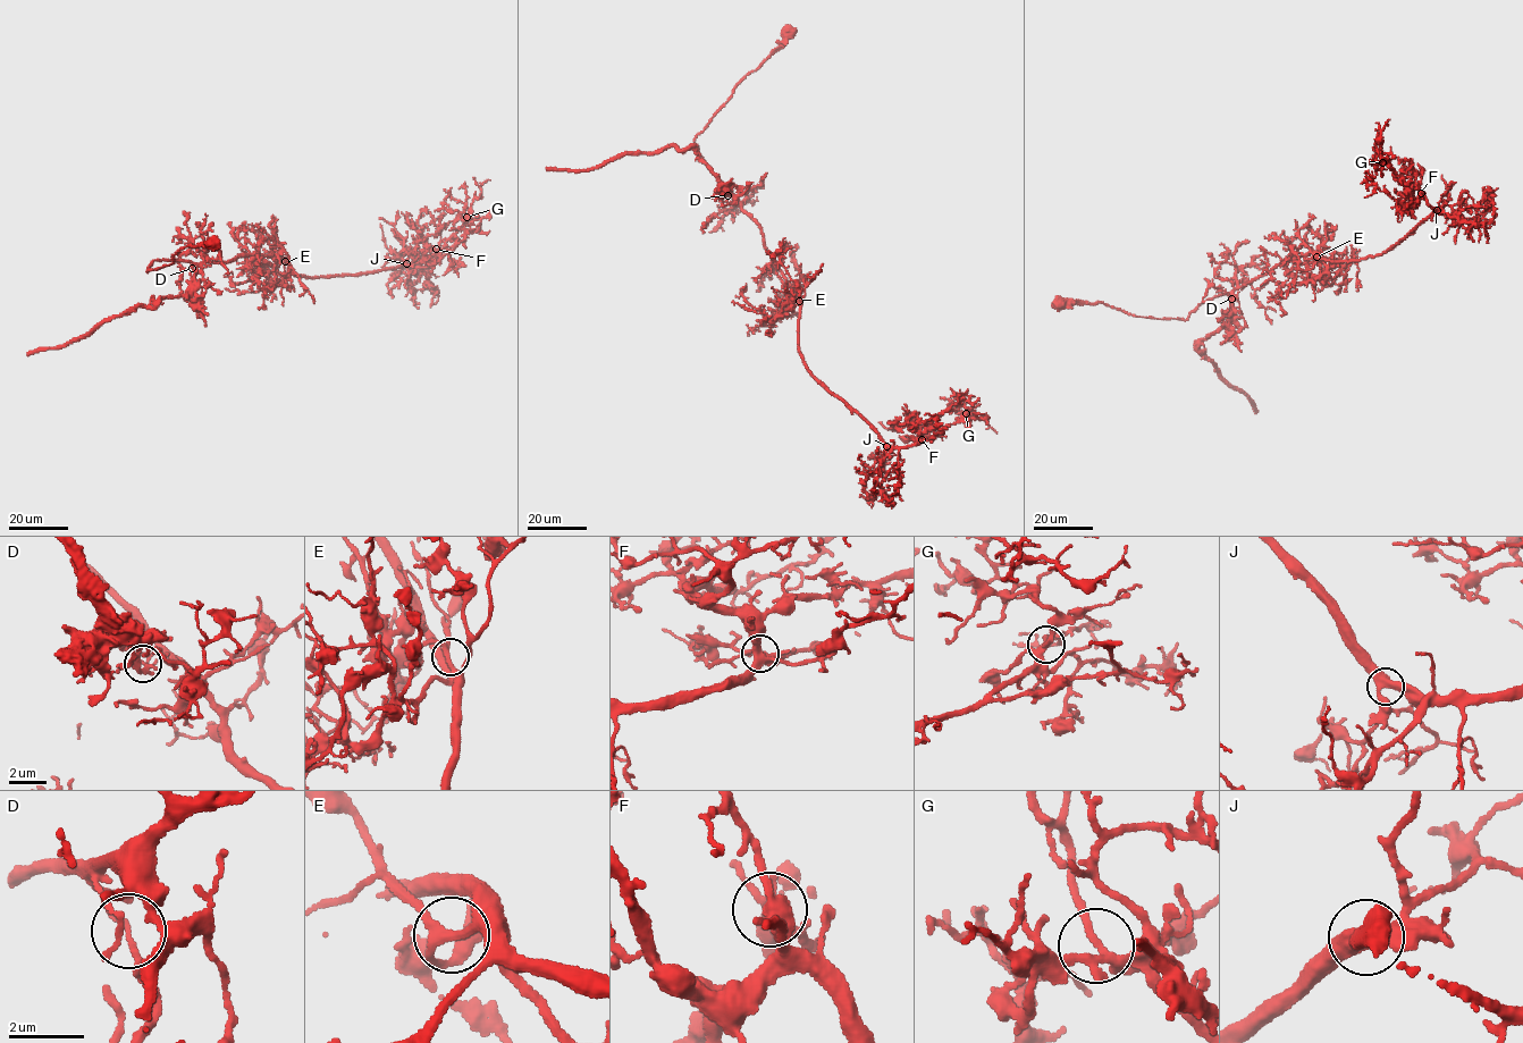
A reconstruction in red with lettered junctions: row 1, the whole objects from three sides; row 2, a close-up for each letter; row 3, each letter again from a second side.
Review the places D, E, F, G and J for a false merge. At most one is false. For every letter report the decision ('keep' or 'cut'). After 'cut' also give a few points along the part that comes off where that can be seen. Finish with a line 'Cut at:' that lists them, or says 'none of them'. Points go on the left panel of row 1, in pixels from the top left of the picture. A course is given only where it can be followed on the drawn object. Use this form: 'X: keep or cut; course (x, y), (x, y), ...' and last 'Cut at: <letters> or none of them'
D: cut; course (192, 268), (194, 287), (190, 293), (167, 296), (153, 308), (135, 306), (62, 345), (38, 348), (27, 355)
E: keep
F: keep
G: keep
J: keep
Cut at: D

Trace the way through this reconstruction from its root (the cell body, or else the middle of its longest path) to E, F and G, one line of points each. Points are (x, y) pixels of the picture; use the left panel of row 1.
E: (215, 244), (182, 247), (173, 263), (146, 271), (154, 260), (224, 263), (244, 254), (282, 257), (285, 261)
F: (215, 244), (146, 271), (244, 254), (283, 258), (300, 277), (356, 276), (429, 266), (436, 249)
G: (215, 244), (182, 247), (146, 271), (154, 260), (244, 254), (283, 258), (313, 278), (429, 266), (467, 217)

